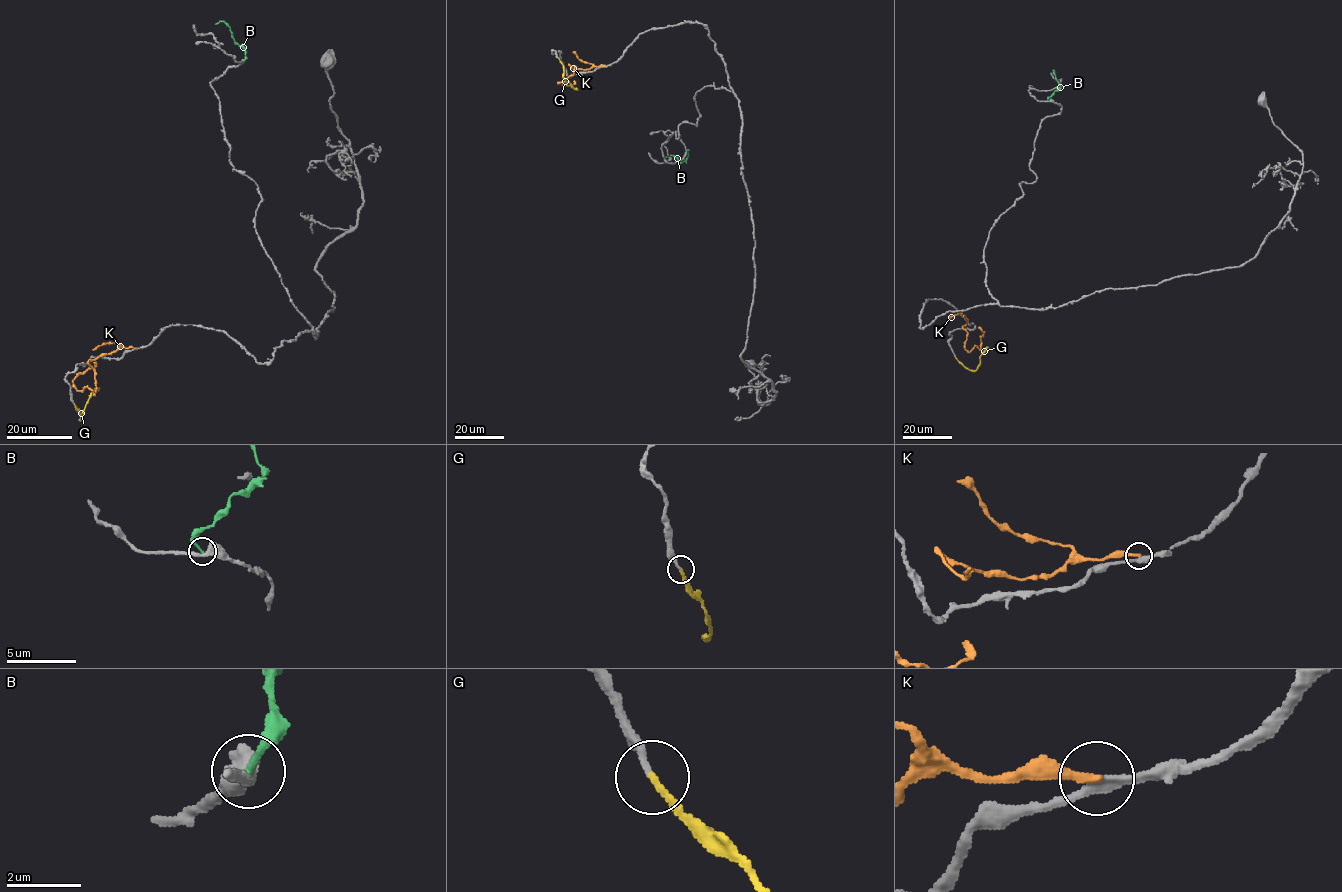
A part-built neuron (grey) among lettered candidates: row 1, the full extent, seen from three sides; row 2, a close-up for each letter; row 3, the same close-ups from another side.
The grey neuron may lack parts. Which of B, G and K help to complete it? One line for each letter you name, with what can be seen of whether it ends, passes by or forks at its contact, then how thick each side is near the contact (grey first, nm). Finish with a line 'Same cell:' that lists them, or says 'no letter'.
G: it ends; calibres 200 and 180 nm
Same cell: G

